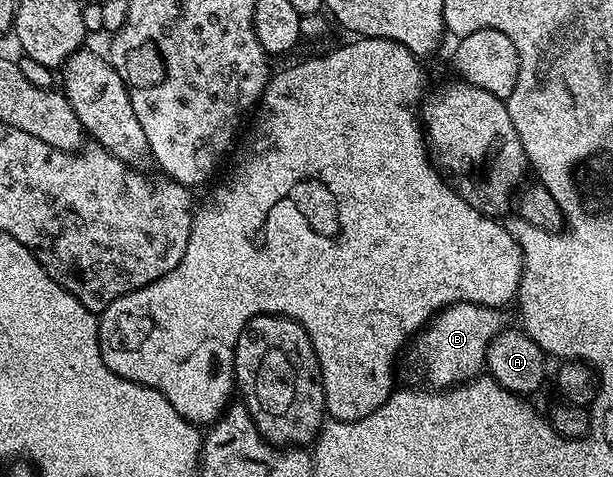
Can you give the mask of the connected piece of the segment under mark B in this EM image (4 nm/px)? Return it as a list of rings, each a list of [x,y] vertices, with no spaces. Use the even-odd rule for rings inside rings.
[[[461,301],[447,305],[431,325],[426,326],[415,340],[416,357],[426,377],[425,384],[438,391],[464,385],[483,372],[492,339],[502,332],[504,322],[497,308]]]

